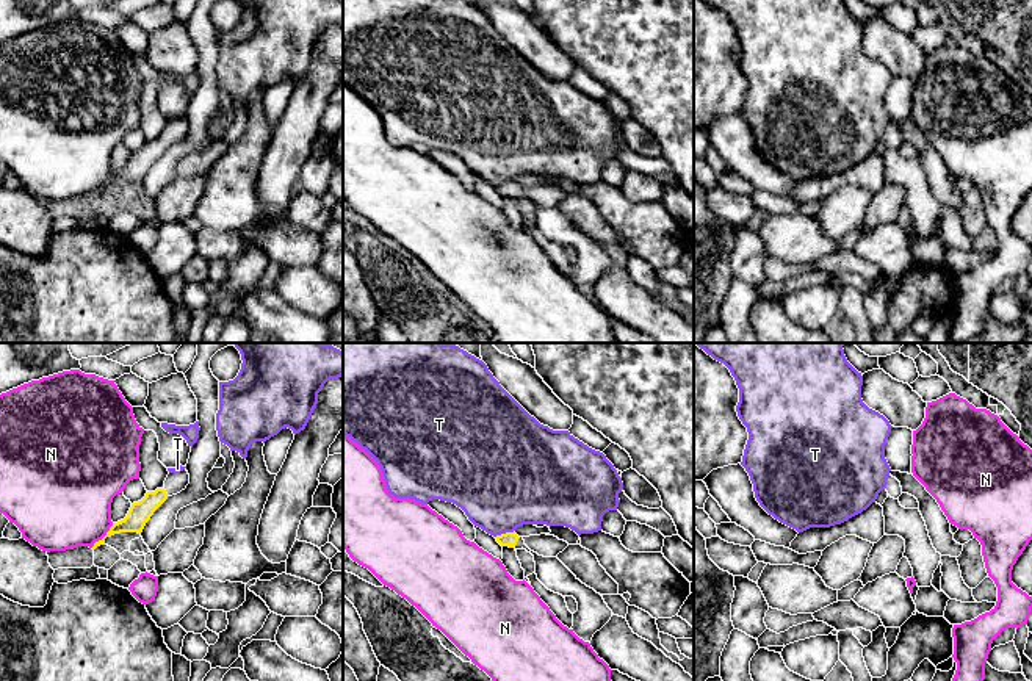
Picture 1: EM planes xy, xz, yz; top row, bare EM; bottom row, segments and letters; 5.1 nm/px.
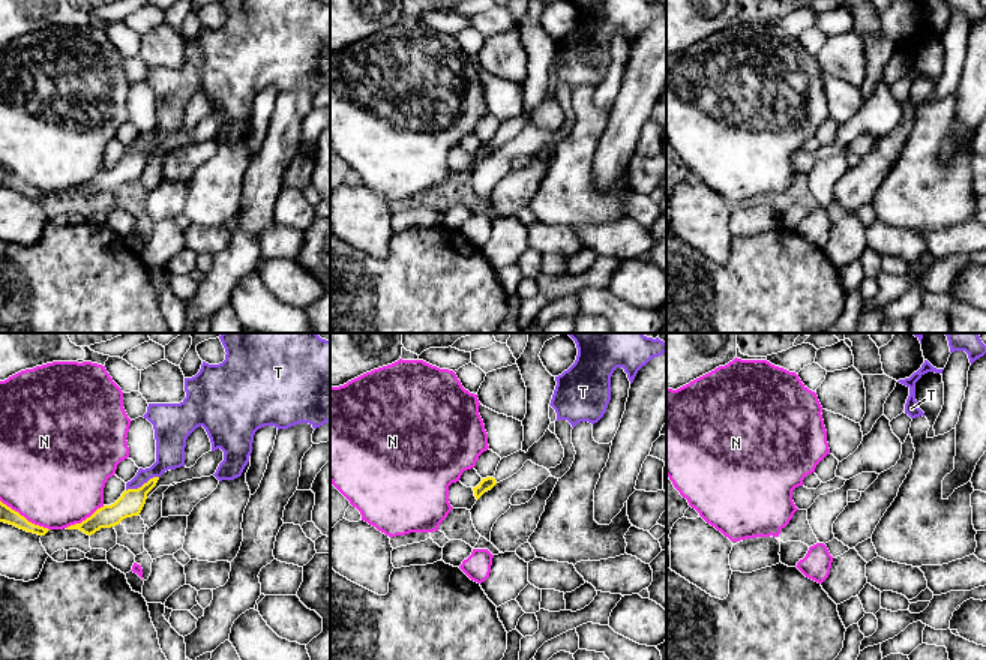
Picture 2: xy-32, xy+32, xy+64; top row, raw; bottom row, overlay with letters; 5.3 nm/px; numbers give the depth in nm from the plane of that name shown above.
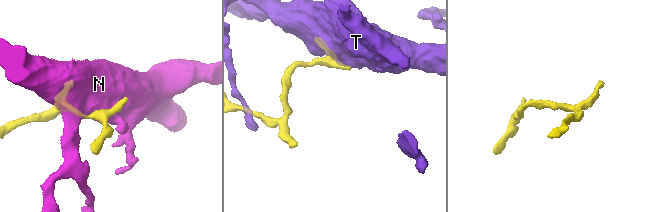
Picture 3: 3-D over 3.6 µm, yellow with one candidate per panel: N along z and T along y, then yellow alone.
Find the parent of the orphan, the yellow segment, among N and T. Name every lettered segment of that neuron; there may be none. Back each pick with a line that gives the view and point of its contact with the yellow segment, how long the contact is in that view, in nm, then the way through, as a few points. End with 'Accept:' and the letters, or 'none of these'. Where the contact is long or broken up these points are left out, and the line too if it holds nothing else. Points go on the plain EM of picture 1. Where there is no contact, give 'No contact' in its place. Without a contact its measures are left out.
Accept: none of these

